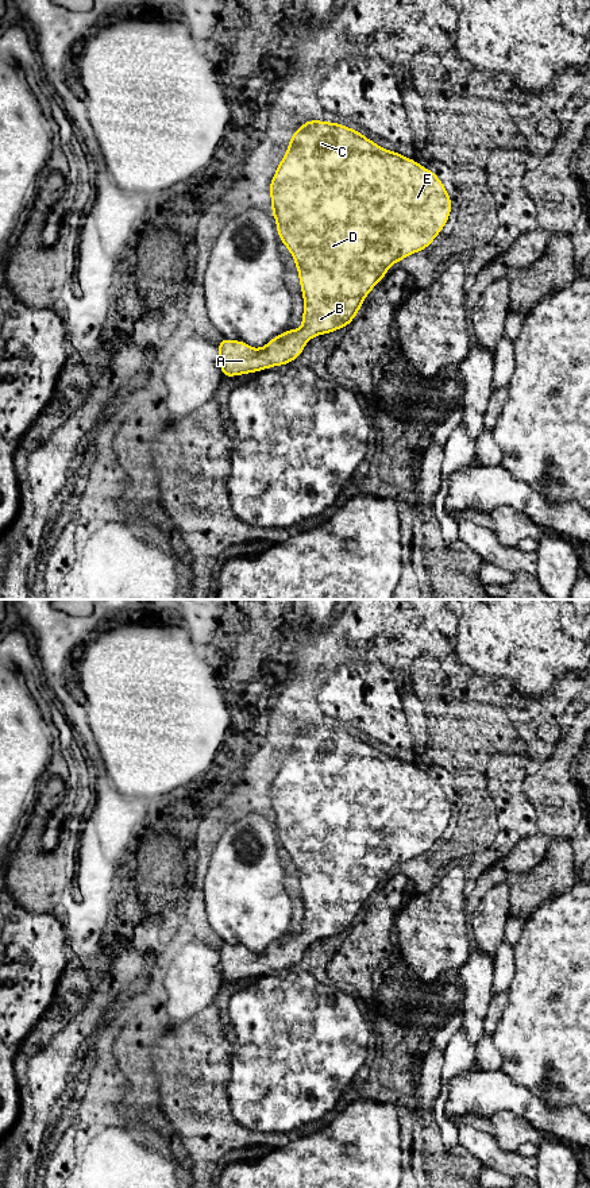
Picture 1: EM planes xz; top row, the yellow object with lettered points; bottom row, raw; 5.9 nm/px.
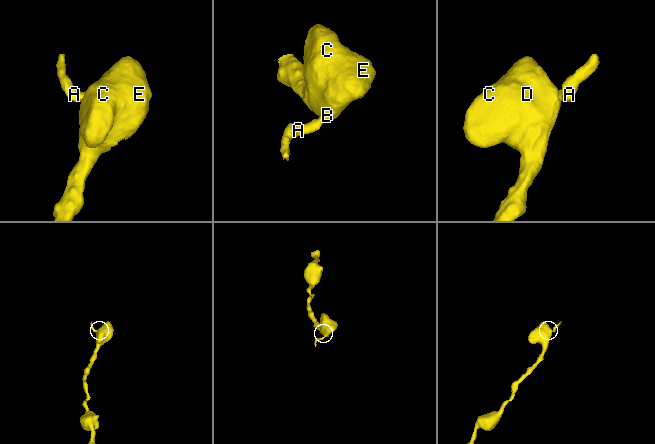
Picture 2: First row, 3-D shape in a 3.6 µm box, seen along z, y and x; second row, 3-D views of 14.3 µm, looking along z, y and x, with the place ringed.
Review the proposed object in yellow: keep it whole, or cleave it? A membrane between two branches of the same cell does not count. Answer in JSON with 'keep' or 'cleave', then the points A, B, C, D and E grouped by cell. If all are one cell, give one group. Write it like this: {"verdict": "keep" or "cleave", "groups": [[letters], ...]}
{"verdict": "keep", "groups": [["A", "B", "C", "D", "E"]]}

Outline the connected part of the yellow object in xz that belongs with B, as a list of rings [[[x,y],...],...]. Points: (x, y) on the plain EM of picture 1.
[[[311,725],[304,728],[294,740],[290,742],[289,753],[285,757],[281,768],[270,788],[271,801],[271,819],[277,826],[277,836],[282,844],[284,850],[286,850],[293,860],[298,875],[298,883],[301,887],[301,896],[304,902],[304,919],[302,930],[300,934],[289,934],[279,941],[271,944],[263,953],[251,953],[244,946],[236,946],[224,944],[219,950],[219,965],[224,981],[242,980],[247,977],[261,976],[273,971],[281,971],[293,967],[304,954],[306,946],[317,940],[324,940],[333,937],[342,932],[347,932],[351,925],[356,921],[365,902],[371,896],[371,894],[386,880],[387,873],[401,864],[427,853],[437,838],[443,834],[451,818],[451,803],[435,778],[423,772],[413,764],[400,760],[396,756],[389,756],[375,749],[370,744],[365,742],[360,736],[354,736],[338,728]]]

